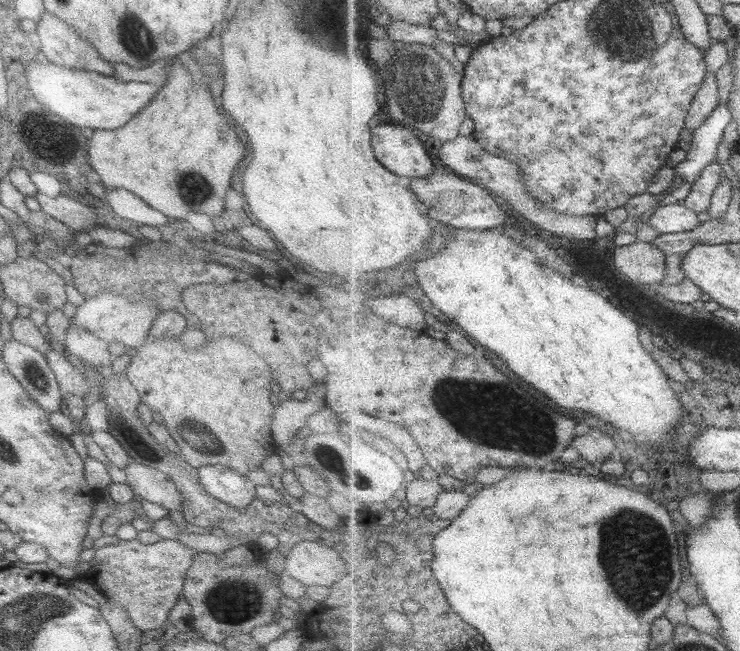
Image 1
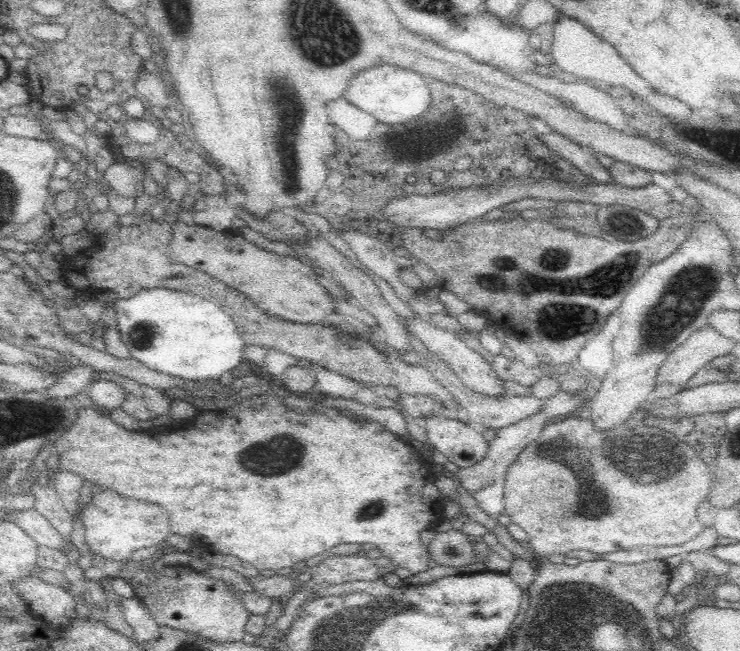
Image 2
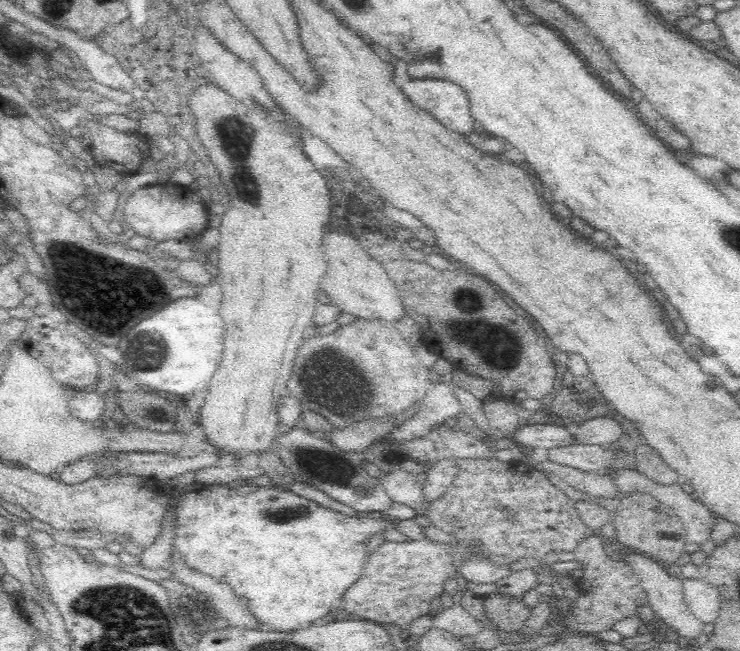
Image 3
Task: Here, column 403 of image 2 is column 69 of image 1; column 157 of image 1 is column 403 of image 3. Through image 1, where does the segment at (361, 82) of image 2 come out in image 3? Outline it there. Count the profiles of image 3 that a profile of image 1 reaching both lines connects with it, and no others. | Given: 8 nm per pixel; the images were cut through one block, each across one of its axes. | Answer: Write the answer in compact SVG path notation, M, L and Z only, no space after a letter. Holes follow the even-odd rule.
M420 78L402 88L414 104L432 113L446 128L461 135L475 131L470 97L462 86L448 80Z

